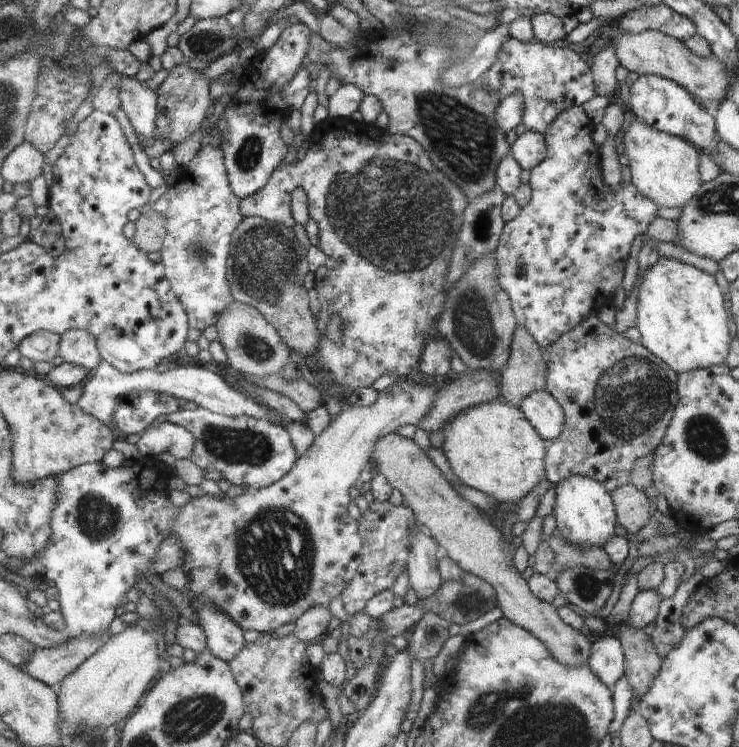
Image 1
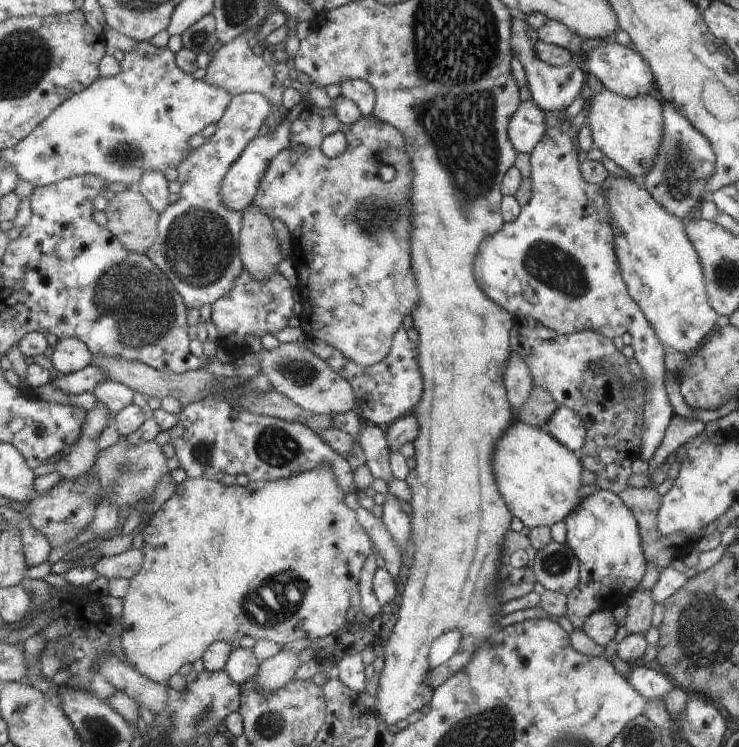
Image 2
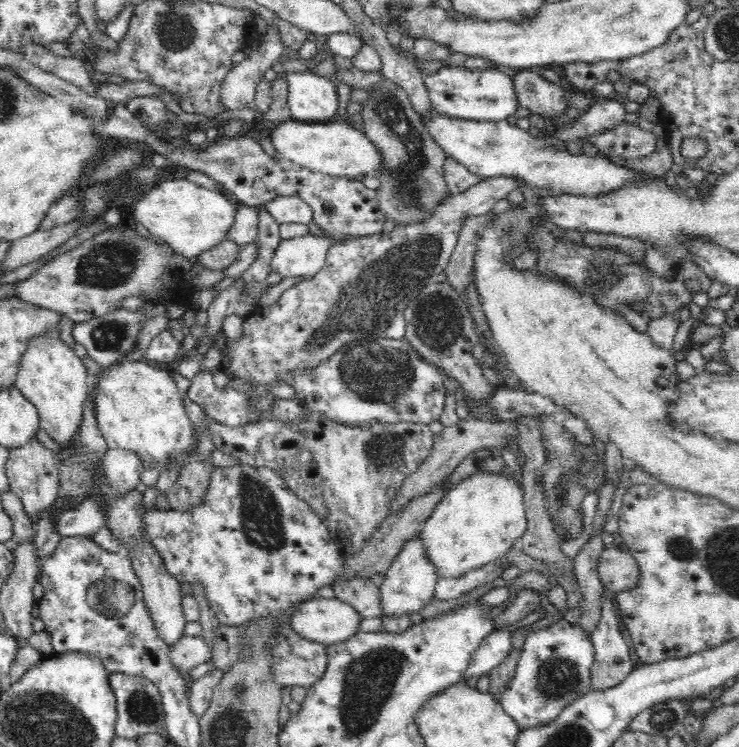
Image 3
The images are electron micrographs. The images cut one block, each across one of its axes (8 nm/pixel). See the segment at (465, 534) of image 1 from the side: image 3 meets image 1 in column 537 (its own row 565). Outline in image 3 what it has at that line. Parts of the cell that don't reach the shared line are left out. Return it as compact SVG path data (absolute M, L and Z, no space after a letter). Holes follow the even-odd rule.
M616 544L614 548L604 548L598 554L596 571L604 585L605 596L612 599L618 592L634 588L640 578L638 563L634 562L634 557L618 549Z

